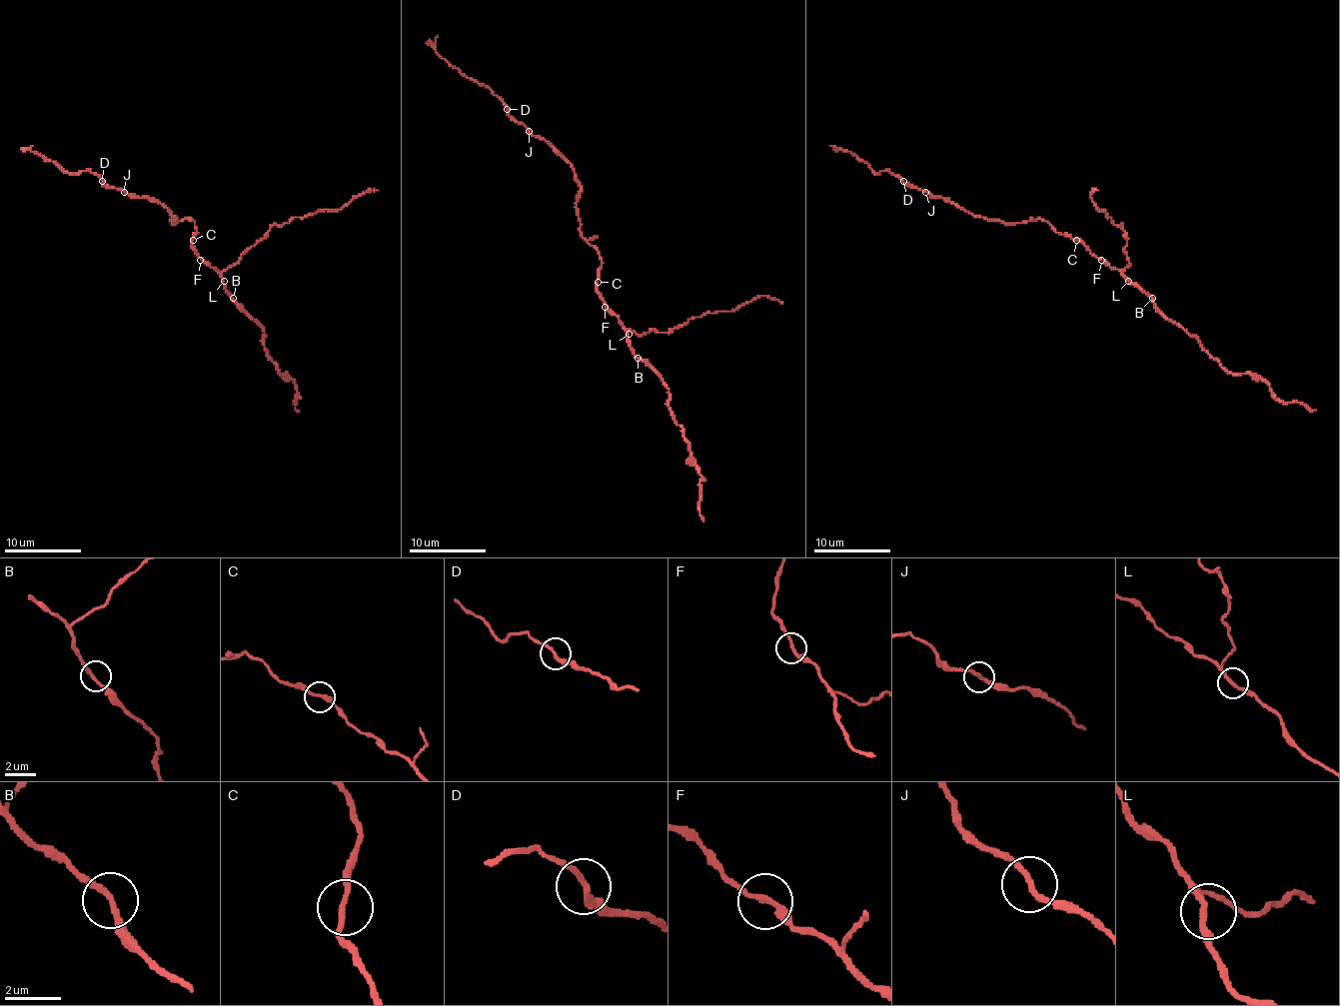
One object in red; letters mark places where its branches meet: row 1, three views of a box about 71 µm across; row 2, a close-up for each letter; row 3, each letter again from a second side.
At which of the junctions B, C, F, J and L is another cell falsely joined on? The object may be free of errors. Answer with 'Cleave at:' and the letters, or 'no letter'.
Cleave at: J

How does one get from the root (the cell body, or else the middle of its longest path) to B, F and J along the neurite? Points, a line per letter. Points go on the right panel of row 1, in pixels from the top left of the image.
B: (1069, 235), (1136, 283), (1152, 298)
F: (1069, 235), (1078, 238), (1101, 260)
J: (1069, 235), (1057, 233), (1040, 217), (1024, 223), (1003, 223), (976, 217), (955, 204), (933, 198), (926, 192)

